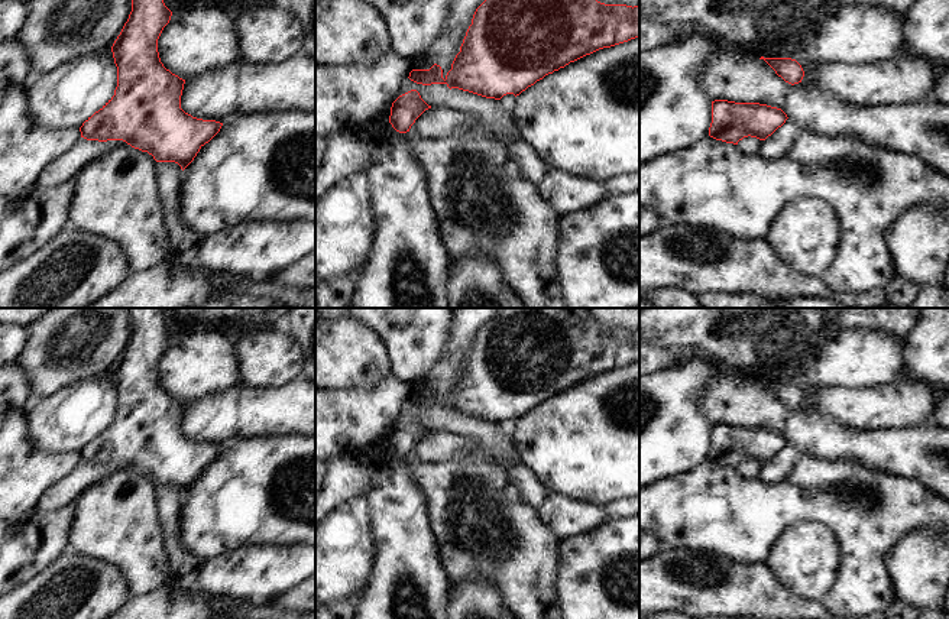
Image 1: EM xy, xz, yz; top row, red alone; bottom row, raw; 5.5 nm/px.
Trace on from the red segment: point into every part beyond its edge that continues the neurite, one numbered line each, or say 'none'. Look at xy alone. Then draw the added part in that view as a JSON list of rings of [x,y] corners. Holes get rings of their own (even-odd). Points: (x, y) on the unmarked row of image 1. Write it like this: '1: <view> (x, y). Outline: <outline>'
none.

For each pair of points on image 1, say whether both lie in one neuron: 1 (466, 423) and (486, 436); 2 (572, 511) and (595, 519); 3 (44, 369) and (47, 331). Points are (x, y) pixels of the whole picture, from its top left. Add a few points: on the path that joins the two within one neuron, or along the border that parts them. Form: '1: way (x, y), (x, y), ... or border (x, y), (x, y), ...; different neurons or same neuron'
1: way (470, 425), (482, 431); same neuron
2: way (577, 517), (589, 517); same neuron
3: way (47, 360), (47, 340); same neuron

